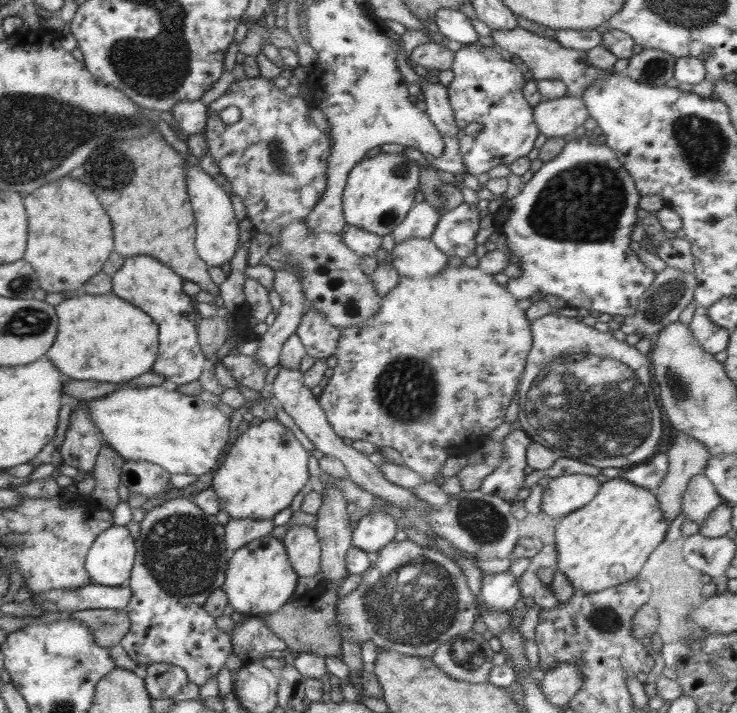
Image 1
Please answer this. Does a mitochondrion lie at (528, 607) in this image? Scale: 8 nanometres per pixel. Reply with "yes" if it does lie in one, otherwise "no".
no

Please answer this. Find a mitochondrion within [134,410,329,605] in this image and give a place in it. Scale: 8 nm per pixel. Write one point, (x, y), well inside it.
(182, 553)

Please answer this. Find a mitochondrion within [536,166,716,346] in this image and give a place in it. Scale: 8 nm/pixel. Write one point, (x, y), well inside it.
(662, 302)

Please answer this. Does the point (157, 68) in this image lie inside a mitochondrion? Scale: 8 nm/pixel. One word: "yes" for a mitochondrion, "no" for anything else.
yes

